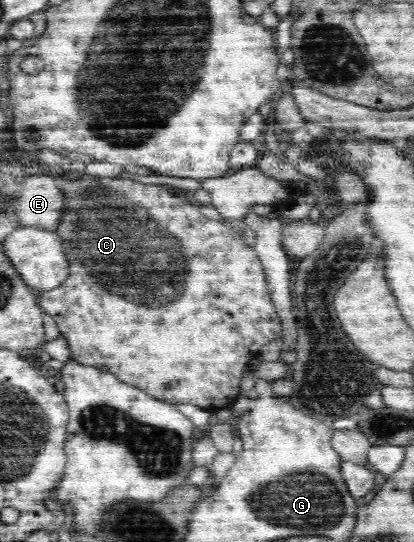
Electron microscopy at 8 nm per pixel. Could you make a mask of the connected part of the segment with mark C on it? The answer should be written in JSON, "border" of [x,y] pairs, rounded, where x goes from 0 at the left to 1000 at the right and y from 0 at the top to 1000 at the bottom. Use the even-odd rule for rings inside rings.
{"border":[[[203,325],[203,328],[159,336],[145,354],[152,362],[152,386],[143,400],[150,402],[150,410],[138,410],[133,417],[140,421],[128,421],[128,432],[145,439],[145,446],[155,446],[147,450],[147,458],[159,458],[155,472],[162,480],[164,511],[138,531],[89,541],[92,561],[101,566],[104,577],[121,581],[130,592],[140,594],[147,624],[155,624],[164,635],[176,666],[232,679],[258,677],[256,688],[273,690],[285,701],[326,712],[357,731],[370,731],[382,738],[420,745],[461,744],[483,753],[505,755],[510,760],[558,753],[565,738],[582,727],[585,694],[599,683],[599,672],[606,672],[609,661],[623,661],[633,642],[686,613],[684,596],[655,554],[657,546],[645,528],[647,518],[643,518],[635,491],[611,456],[594,452],[585,443],[582,426],[560,426],[556,419],[546,417],[546,411],[495,400],[483,389],[483,380],[473,380],[473,371],[459,365],[449,369],[425,365],[420,358],[411,358],[406,351],[391,347],[391,341],[382,343],[382,339]],[[290,406],[304,413],[304,421],[285,417]],[[324,557],[343,561],[343,565],[329,565]],[[408,705],[428,705],[428,710],[413,718],[403,716],[401,710]]]}

